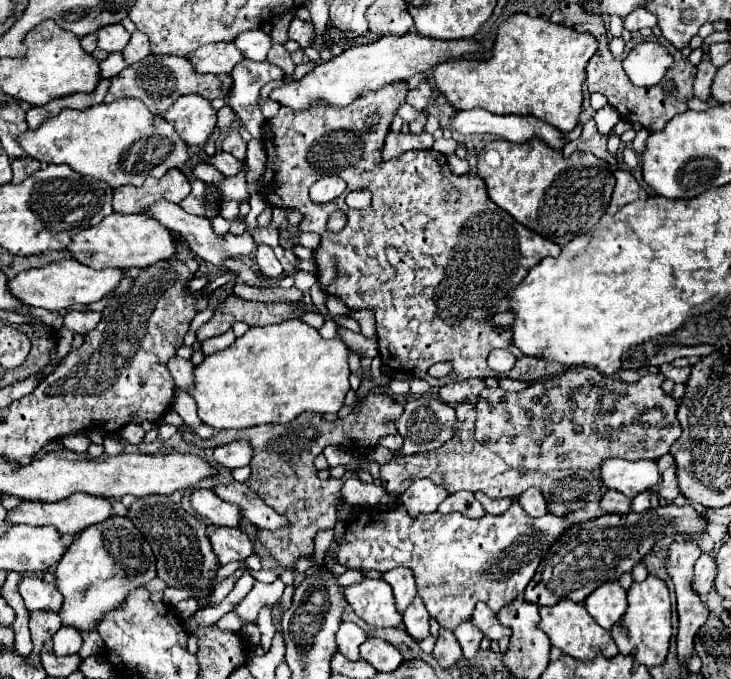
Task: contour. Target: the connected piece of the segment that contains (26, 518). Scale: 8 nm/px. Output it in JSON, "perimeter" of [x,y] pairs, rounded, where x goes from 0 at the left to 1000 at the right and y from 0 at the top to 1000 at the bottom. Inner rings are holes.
{"perimeter":[[[98,728],[82,739],[30,739],[22,751],[11,754],[14,772],[41,772],[41,775],[77,775],[85,786],[107,786],[115,778],[134,772],[145,763],[156,760],[153,742],[137,730],[118,730],[118,728]]]}

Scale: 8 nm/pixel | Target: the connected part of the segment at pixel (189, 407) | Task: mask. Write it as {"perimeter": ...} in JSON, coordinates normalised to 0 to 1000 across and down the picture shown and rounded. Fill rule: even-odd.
{"perimeter":[[[241,574],[241,583],[238,583],[238,592],[235,592],[235,601],[246,610],[246,616],[252,619],[254,627],[260,627],[274,645],[290,645],[293,642],[293,630],[279,624],[274,616],[271,616],[271,604],[268,604],[268,592],[260,580],[254,577],[246,577]]]}

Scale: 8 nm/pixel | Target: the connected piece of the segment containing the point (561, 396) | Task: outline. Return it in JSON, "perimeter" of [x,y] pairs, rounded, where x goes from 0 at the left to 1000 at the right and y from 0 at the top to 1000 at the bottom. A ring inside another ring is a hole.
{"perimeter":[[[788,539],[772,551],[728,563],[714,577],[695,577],[689,571],[665,571],[654,583],[654,616],[651,616],[651,648],[665,654],[681,669],[695,686],[706,692],[818,692],[832,675],[856,677],[900,677],[917,666],[922,648],[927,648],[933,630],[927,624],[927,589],[911,580],[903,568],[906,551],[881,554],[873,563],[848,563],[837,554],[824,554],[815,542]]]}

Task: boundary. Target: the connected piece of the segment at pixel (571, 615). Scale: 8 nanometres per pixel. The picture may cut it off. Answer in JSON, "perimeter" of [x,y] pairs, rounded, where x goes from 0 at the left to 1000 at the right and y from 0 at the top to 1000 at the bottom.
{"perimeter":[[[766,884],[758,892],[741,892],[739,895],[739,910],[741,910],[739,925],[750,934],[755,951],[766,954],[772,963],[777,963],[782,969],[804,975],[804,972],[813,972],[821,960],[829,969],[834,969],[845,960],[834,931],[826,928],[826,925],[818,925],[818,919],[813,919],[813,910],[802,901],[799,890],[788,890],[788,887],[780,887],[780,884]]]}

